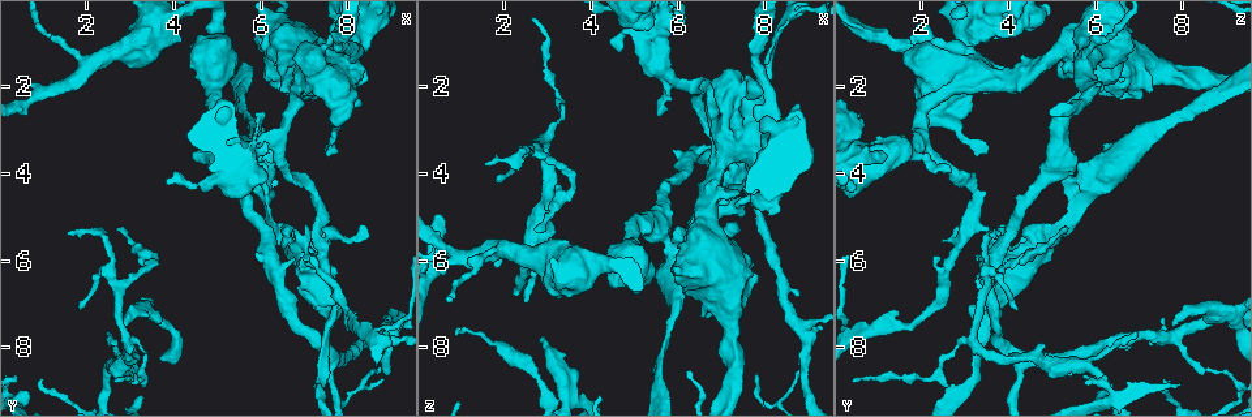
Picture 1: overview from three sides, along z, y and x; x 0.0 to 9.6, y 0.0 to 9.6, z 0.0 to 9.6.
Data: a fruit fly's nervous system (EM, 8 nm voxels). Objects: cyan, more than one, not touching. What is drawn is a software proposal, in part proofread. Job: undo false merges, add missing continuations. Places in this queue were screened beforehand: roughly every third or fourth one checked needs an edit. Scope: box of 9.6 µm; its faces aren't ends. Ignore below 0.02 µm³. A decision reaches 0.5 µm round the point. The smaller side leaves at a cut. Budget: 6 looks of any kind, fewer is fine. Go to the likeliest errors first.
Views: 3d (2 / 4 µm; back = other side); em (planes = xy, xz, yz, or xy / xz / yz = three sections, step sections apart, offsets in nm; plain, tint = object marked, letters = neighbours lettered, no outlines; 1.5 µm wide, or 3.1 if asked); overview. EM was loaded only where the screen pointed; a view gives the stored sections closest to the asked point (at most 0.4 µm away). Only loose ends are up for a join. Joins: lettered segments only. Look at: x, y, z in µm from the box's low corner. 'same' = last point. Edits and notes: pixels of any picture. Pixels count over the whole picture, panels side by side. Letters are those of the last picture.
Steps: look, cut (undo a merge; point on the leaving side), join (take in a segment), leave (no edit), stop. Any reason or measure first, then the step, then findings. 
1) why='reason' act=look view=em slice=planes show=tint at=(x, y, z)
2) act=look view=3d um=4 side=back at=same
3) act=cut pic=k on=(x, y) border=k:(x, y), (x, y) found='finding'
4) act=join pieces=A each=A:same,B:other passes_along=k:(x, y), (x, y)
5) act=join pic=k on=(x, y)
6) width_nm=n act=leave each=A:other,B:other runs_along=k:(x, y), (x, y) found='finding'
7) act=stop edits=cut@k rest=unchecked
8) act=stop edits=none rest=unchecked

why='sharp bend' act=look view=3d um=4 at=(6.00, 4.00, 5.70)

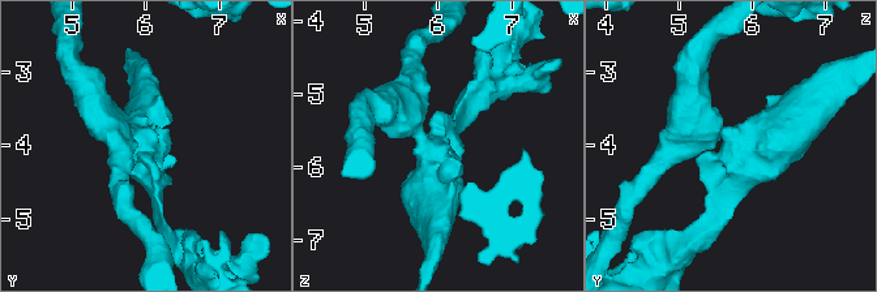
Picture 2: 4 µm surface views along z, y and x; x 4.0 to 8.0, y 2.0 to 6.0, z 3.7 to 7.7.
why='now the EM' act=look view=em slice=planes show=plain at=(5.95, 4.00, 5.70)

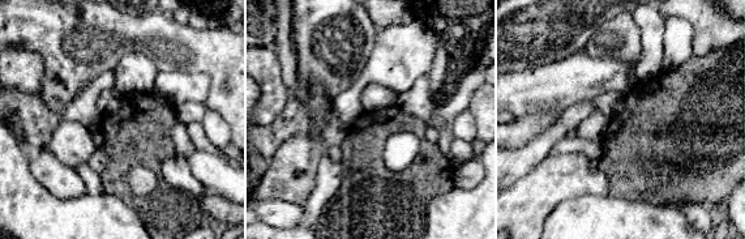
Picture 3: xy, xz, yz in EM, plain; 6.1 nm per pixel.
act=look view=em slice=planes show=letters at=same

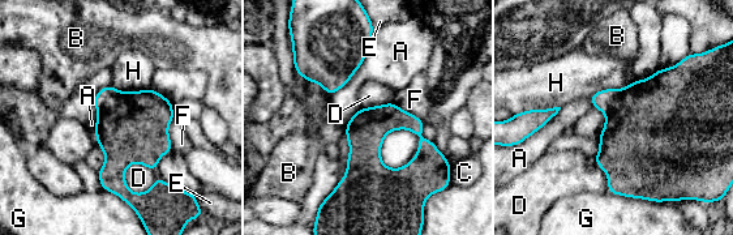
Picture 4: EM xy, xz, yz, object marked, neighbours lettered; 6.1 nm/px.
width_nm=240 act=cut pic=4 on=(136, 131) each=A:other,B:other,C:other,D:other,E:other,F:other,G:other,H:other border=4:(120, 92), (116, 103), (99, 114) found='two neurons meet here'

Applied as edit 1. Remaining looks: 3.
why='sudden change in width' act=look view=em slice=planes show=tint at=(6.80, 2.05, 2.60)

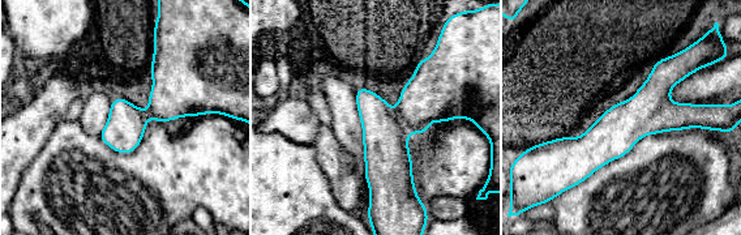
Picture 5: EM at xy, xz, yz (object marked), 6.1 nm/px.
act=look view=em slice=planes show=letters at=same

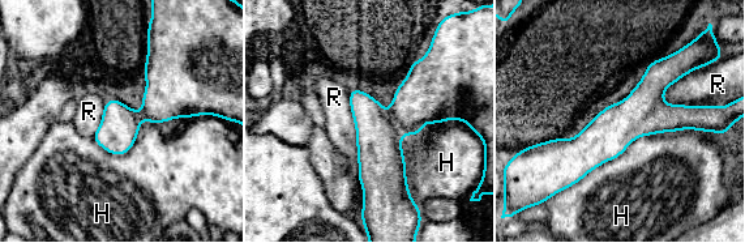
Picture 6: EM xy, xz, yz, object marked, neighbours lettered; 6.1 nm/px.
act=leave each=H:other,R:other border=6:(662, 94), (668, 103), (710, 106) found='continuous, no second neuron'

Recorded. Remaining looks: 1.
act=stop edits=cut@4 rest=unchecked

